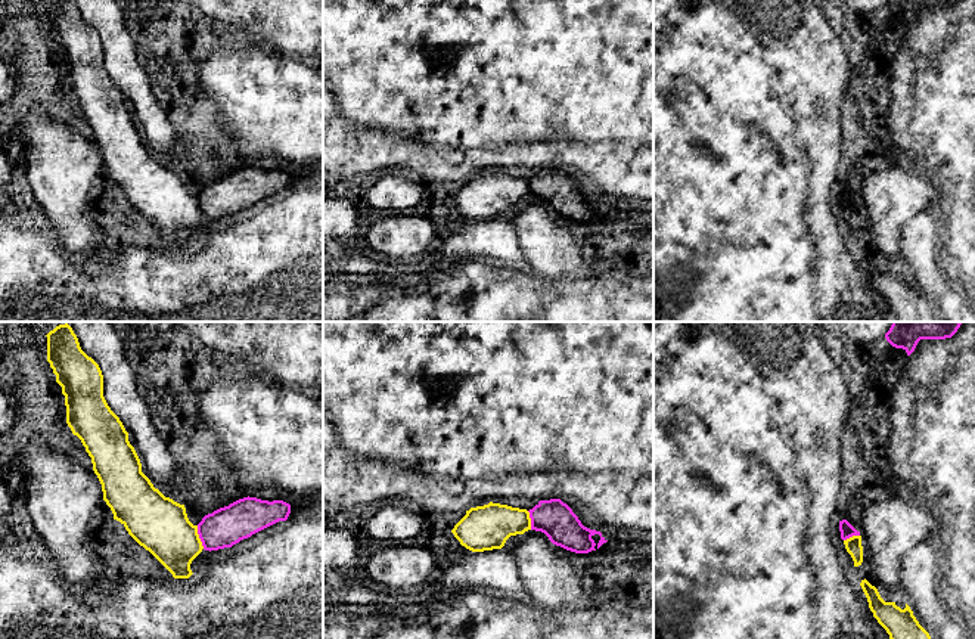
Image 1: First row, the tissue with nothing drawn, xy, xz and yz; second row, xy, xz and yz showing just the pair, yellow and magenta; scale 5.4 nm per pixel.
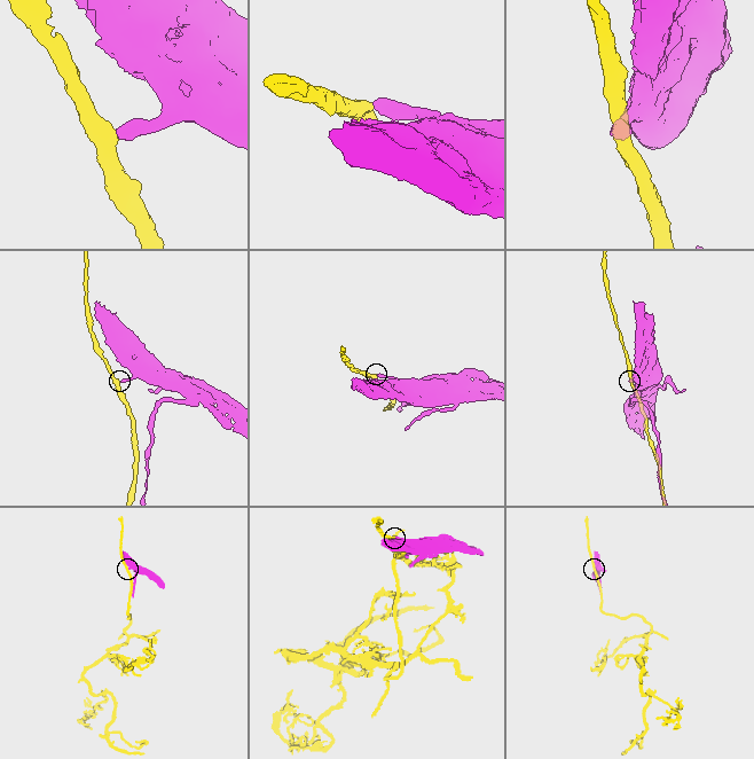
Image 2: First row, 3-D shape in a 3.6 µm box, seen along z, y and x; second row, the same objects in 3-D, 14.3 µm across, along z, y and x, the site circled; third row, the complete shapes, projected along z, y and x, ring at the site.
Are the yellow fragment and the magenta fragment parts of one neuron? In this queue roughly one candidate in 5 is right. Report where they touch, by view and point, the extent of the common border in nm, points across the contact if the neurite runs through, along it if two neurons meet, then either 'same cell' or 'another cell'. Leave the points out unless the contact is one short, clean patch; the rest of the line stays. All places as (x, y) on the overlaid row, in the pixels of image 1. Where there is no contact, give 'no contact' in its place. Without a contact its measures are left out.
meets yellow in xy at (198, 537); contact 130 nm long; border along xy (196, 526), (196, 533), (204, 548); another cell

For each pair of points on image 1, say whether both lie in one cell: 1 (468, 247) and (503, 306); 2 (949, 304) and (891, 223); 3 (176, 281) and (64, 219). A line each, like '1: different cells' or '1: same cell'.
1: different cells
2: different cells
3: different cells

